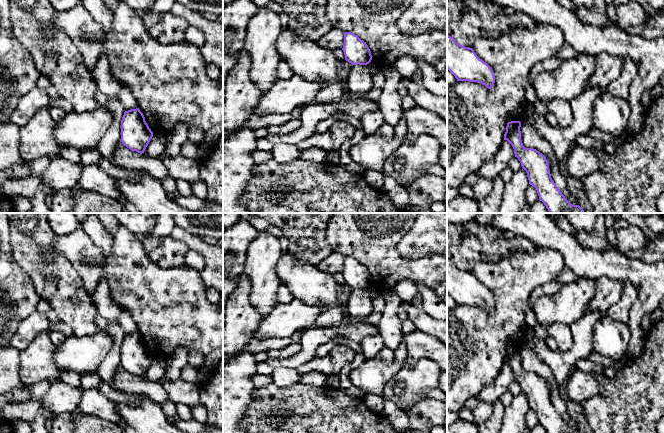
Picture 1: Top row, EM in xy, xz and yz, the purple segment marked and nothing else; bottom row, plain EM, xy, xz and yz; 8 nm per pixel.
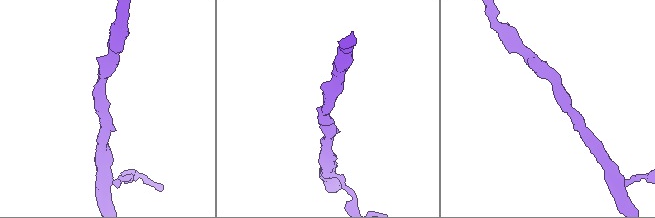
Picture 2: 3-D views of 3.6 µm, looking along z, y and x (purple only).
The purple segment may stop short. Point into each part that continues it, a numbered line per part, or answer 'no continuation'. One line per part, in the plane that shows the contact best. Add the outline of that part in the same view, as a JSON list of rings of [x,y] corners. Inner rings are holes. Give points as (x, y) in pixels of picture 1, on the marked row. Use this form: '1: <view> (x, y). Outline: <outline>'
no continuation

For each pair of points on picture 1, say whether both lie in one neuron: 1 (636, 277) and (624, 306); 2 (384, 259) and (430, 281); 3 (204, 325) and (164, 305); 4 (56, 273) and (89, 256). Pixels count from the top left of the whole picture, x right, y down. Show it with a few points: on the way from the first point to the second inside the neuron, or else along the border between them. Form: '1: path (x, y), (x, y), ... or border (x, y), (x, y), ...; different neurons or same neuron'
1: border (627, 281), (638, 290), (638, 298), (631, 308); different neurons
2: path (395, 268), (419, 270); same neuron
3: path (194, 323), (174, 312); same neuron
4: border (55, 248), (72, 265); different neurons

